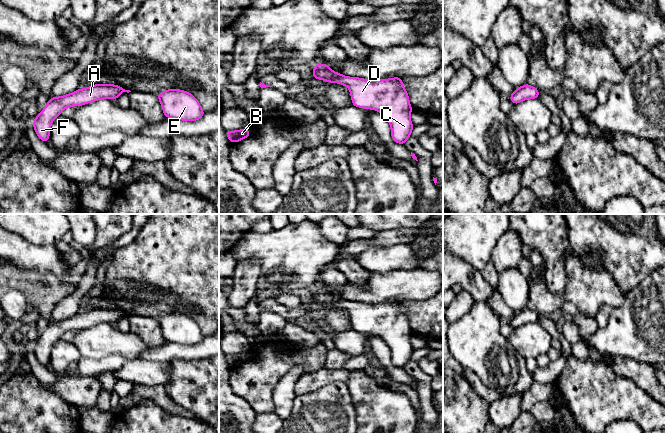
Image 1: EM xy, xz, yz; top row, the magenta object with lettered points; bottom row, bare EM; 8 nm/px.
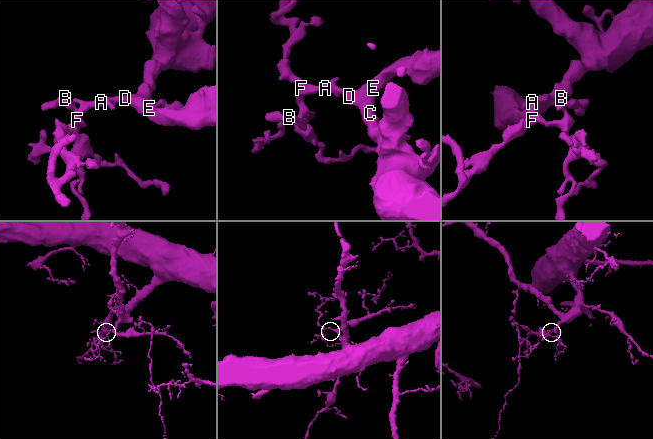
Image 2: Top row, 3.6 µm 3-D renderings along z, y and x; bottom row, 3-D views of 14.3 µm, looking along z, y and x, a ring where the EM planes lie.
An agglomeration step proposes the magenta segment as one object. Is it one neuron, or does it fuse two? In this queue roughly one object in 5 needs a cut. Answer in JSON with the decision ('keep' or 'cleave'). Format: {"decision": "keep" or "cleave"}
{"decision": "keep"}

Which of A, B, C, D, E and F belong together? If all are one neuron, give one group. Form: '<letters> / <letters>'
A B C D E F

